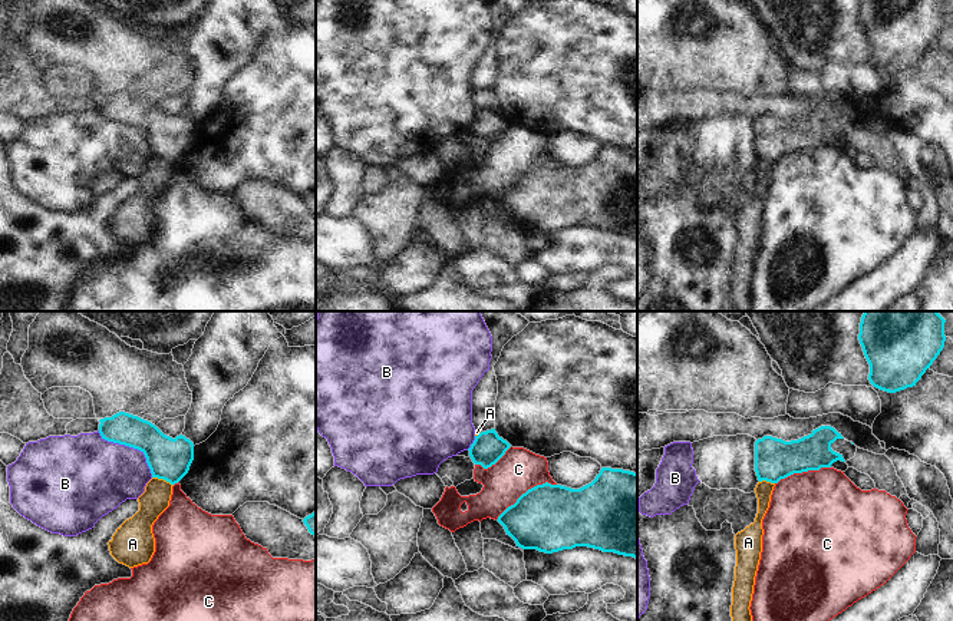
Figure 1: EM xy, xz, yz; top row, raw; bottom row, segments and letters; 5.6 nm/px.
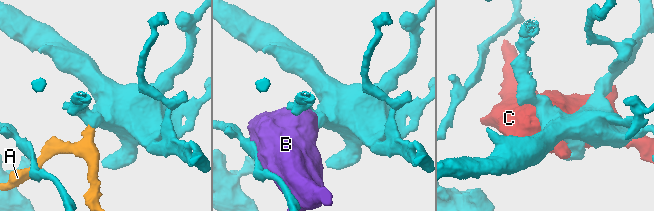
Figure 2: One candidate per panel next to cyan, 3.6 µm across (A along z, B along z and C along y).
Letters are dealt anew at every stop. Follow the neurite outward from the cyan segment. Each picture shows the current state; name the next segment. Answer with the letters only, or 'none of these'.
none of these

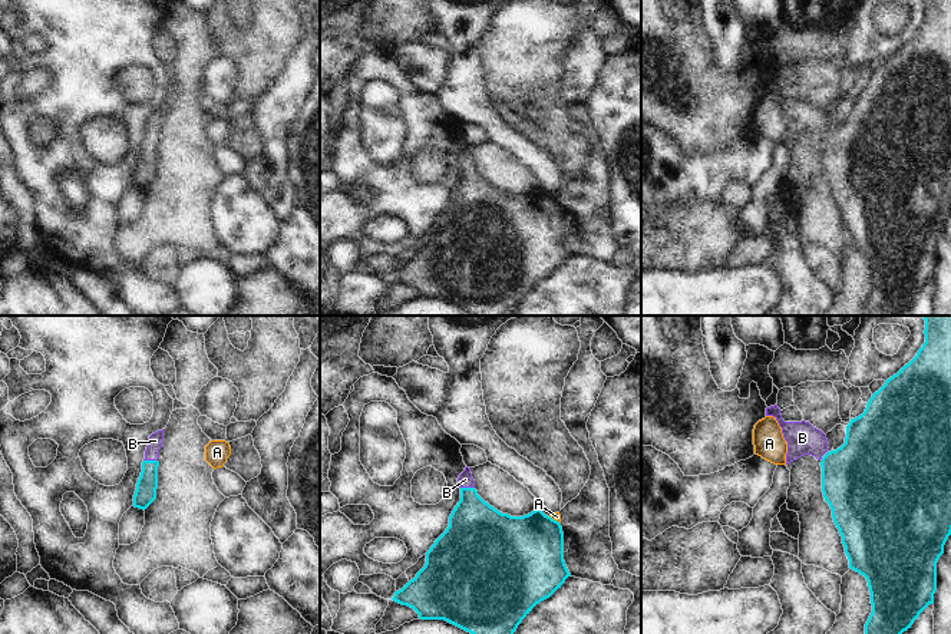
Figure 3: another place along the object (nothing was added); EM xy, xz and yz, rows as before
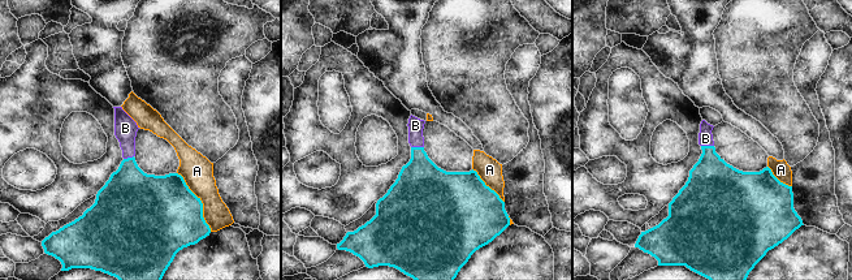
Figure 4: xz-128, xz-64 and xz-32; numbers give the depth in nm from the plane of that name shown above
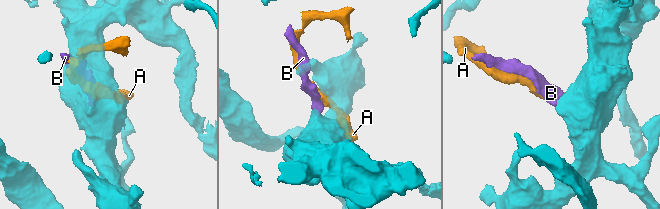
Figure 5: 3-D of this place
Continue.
B

